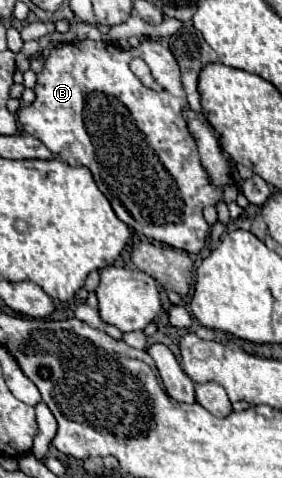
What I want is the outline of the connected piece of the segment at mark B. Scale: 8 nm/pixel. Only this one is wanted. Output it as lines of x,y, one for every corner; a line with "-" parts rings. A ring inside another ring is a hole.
95,40
67,42
51,50
45,68
37,74
37,86
33,88
37,98
33,104
23,106
17,112
17,120
23,132
39,138
63,162
69,166
89,168
97,188
111,202
119,220
123,220
127,226
157,242
189,254
199,254
209,234
209,224
203,220
203,208
223,200
223,190
209,184
207,172
199,162
197,144
181,116
181,108
187,104
187,98
179,76
181,72
173,54
155,40
147,40
139,48
131,50
119,50
113,44
-
135,56
147,62
153,78
161,86
159,92
143,86
129,70
127,62
131,62
-
121,206
127,210
127,214
121,214

